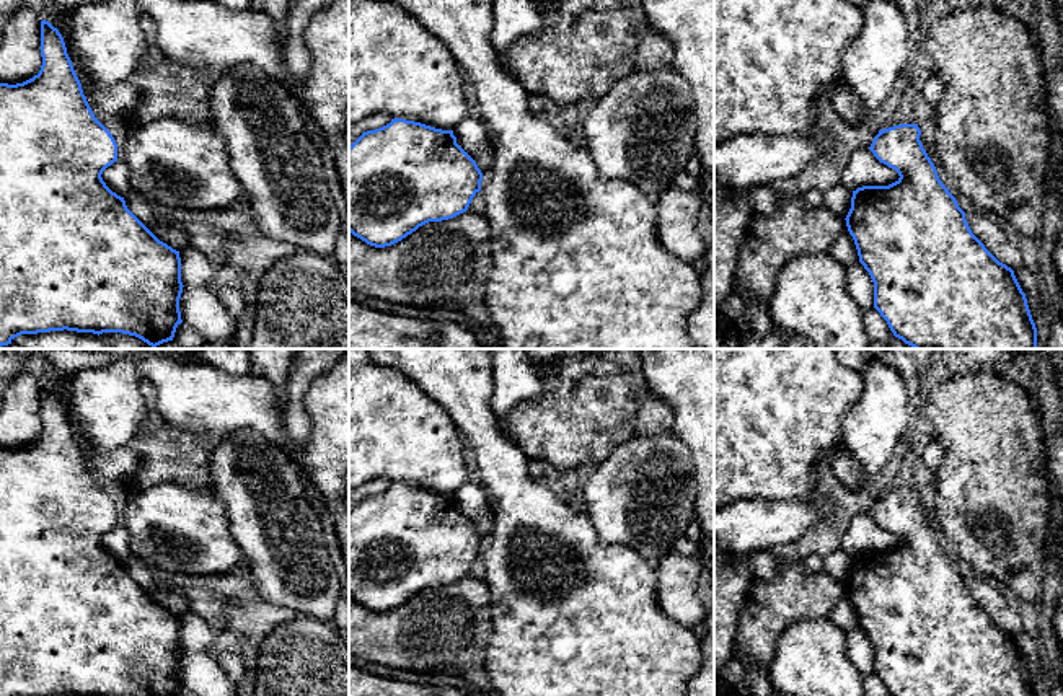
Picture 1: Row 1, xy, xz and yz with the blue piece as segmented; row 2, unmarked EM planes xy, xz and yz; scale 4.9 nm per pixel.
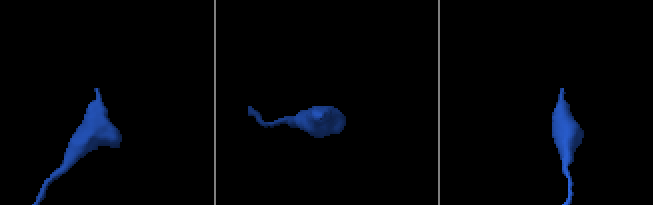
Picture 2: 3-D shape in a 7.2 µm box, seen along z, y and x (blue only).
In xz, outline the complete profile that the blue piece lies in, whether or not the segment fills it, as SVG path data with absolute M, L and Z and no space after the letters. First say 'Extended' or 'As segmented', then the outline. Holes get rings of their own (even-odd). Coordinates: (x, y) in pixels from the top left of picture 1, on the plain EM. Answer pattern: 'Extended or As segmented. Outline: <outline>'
As segmented. Outline: M395 482L380 494L364 497L349 512L349 597L370 611L391 611L429 587L448 585L466 577L481 556L481 546L481 535L457 509L453 496Z

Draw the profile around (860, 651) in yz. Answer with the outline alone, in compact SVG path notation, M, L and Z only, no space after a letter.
M861 628L846 632L846 657L862 678L874 673L874 647Z

